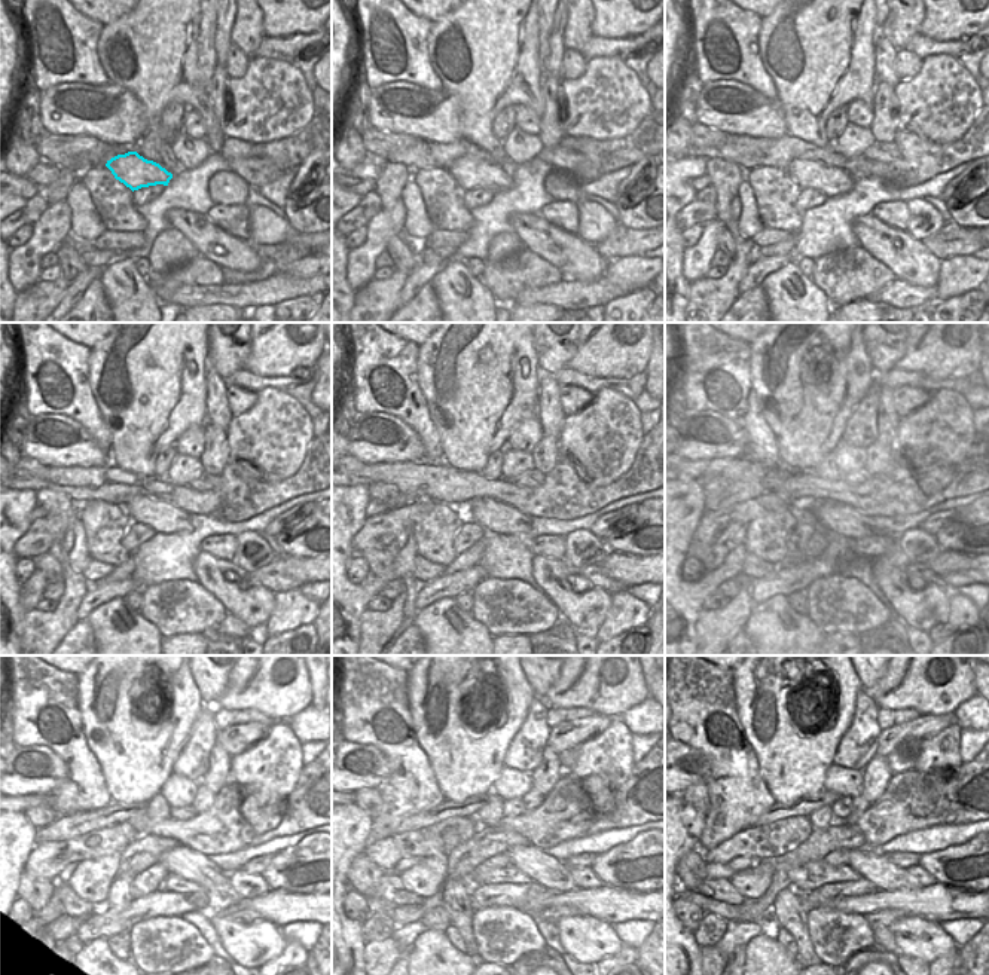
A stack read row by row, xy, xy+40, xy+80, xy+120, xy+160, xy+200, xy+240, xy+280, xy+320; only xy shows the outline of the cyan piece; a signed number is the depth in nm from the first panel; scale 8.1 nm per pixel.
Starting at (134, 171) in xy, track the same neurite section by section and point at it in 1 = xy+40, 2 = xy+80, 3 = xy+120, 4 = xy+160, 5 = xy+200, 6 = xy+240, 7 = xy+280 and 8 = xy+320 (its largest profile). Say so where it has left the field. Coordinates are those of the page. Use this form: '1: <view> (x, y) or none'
1: xy+40 (470, 173)
2: xy+80 (832, 182)
3: xy+120 (161, 516)
4: xy+160 (494, 516)
5: xy+200 (849, 529)
6: xy+240 (183, 861)
7: xy+280 (537, 865)
8: xy+320 (872, 865)

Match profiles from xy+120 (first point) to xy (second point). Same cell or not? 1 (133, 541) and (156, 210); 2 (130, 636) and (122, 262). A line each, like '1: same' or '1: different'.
1: different
2: same

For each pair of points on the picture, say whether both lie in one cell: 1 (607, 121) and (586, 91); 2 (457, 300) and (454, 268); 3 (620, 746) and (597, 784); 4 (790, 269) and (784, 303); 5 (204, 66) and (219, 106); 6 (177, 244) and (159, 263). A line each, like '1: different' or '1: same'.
1: same
2: same
3: same
4: same
5: different
6: same

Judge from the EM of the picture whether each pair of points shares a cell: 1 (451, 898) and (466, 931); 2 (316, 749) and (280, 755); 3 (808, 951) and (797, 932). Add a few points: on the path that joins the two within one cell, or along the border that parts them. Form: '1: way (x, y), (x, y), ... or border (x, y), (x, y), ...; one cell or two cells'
1: way (457, 905), (463, 923); one cell
2: border (299, 745), (304, 754), (304, 764); two cells
3: way (805, 947), (802, 937); one cell

